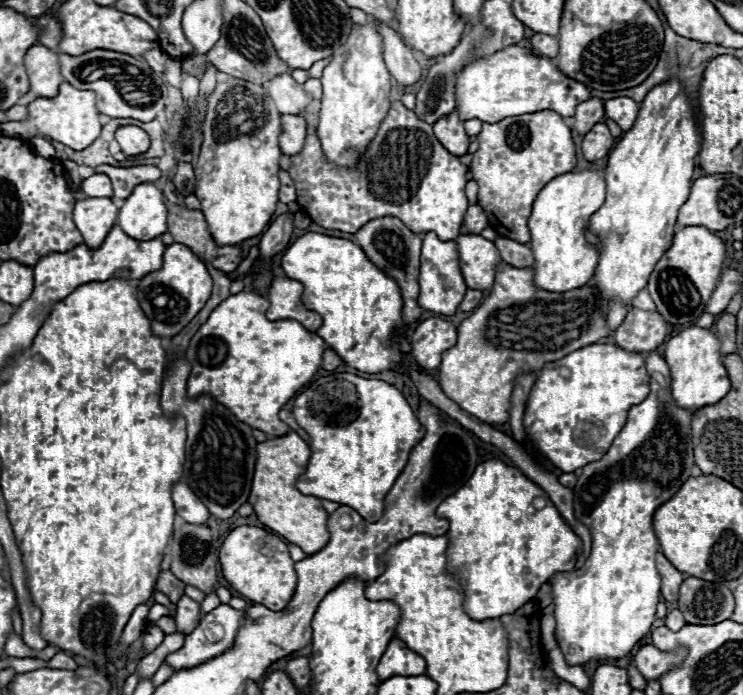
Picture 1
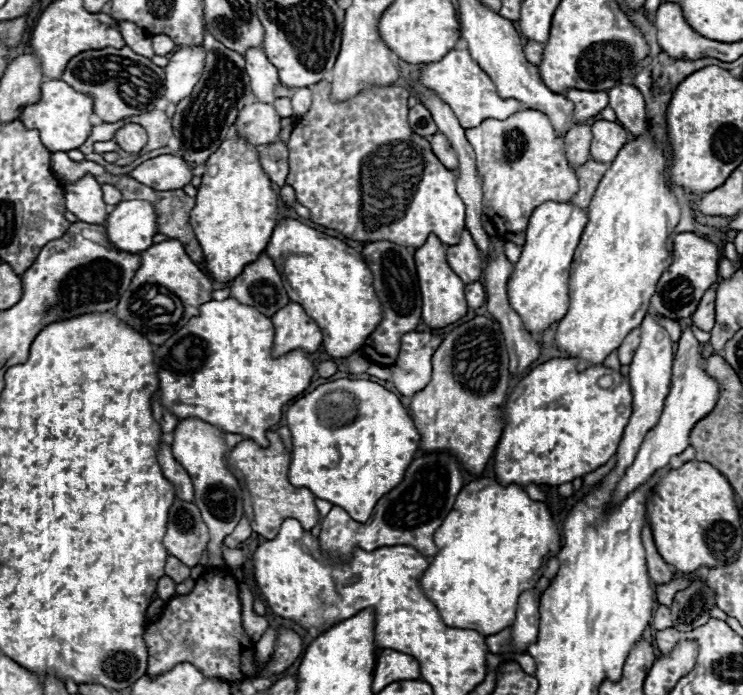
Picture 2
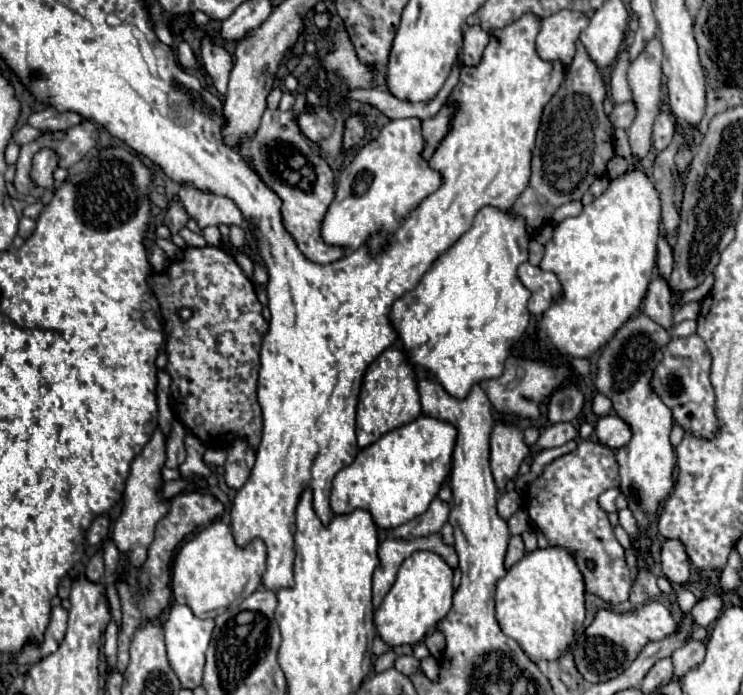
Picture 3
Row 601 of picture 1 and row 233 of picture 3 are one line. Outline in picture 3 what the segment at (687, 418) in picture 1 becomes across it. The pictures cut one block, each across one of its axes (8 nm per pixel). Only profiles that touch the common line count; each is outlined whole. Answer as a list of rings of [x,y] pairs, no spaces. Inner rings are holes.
[[[634,168],[614,178],[606,188],[606,192],[598,196],[592,204],[584,206],[584,210],[578,216],[566,218],[556,226],[552,238],[546,244],[546,252],[540,262],[540,268],[554,272],[564,292],[562,298],[544,312],[542,320],[538,322],[538,328],[540,334],[554,344],[554,350],[558,354],[590,358],[616,334],[616,330],[622,324],[628,322],[630,316],[638,312],[656,268],[660,212],[662,212],[662,202],[658,188],[644,170]]]

